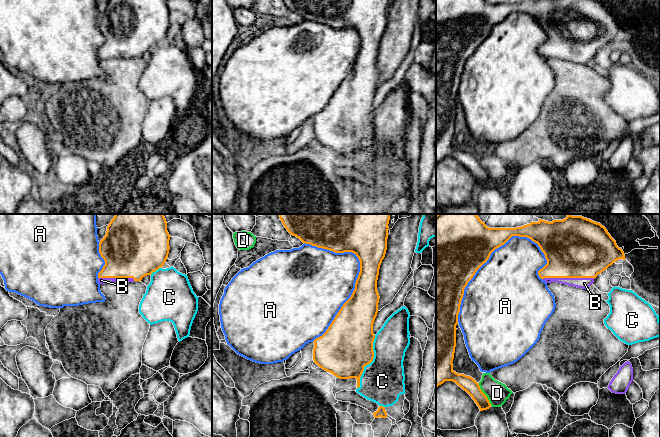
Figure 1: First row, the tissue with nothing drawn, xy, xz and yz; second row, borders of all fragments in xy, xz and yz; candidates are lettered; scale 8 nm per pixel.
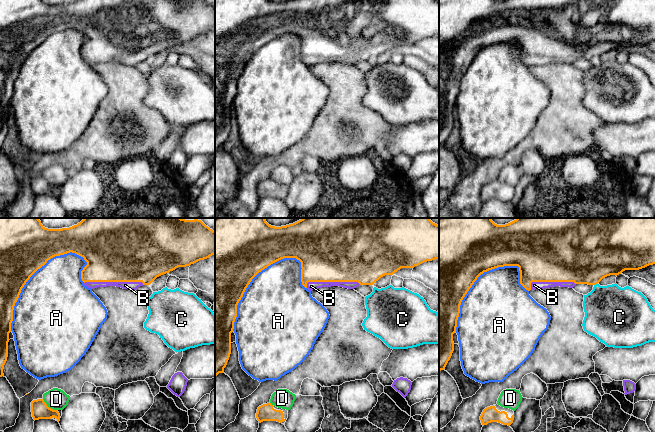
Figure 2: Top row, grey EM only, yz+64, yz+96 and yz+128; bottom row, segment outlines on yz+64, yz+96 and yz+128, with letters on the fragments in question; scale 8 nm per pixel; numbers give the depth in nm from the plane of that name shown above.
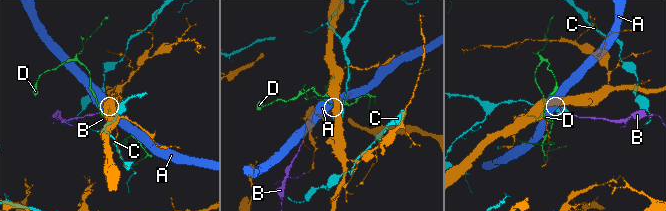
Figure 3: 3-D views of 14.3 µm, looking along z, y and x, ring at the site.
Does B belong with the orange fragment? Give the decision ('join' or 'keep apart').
join

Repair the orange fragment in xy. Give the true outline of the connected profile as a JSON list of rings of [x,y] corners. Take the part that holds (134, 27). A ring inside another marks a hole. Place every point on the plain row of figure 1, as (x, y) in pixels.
[[[109,0],[106,11],[99,19],[99,29],[105,37],[105,41],[98,49],[100,60],[113,58],[134,58],[141,57],[143,53],[151,51],[161,44],[169,30],[170,11],[167,7],[167,0]]]

